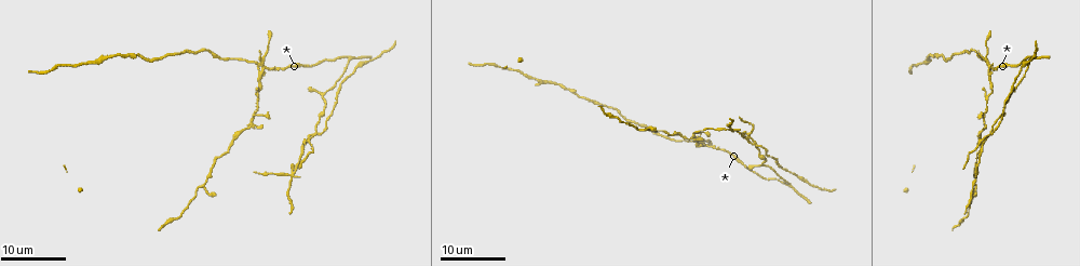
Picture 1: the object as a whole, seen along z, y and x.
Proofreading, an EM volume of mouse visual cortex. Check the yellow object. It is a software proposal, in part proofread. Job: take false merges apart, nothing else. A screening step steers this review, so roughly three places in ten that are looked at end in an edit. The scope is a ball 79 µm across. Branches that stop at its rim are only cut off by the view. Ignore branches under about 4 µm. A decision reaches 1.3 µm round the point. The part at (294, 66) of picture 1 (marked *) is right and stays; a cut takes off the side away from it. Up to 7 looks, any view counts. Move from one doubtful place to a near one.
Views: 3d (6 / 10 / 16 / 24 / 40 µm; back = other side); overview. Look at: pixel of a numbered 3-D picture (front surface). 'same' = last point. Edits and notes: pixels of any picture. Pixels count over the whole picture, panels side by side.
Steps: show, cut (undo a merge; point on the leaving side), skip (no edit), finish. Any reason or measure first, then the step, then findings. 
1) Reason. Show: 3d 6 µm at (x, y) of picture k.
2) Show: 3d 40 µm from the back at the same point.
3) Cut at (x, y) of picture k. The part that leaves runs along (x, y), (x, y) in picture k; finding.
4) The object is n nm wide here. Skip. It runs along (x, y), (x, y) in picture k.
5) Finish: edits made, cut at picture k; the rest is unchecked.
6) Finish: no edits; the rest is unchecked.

Looks like a crossing. Show: 3d 16 µm at (292, 175) of picture 1.

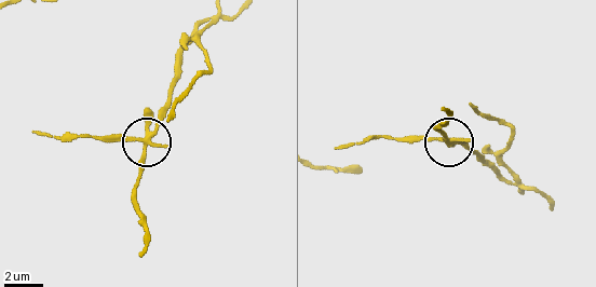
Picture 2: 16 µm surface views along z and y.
Show: 3d 10 µm at (144, 142) of picture 2.

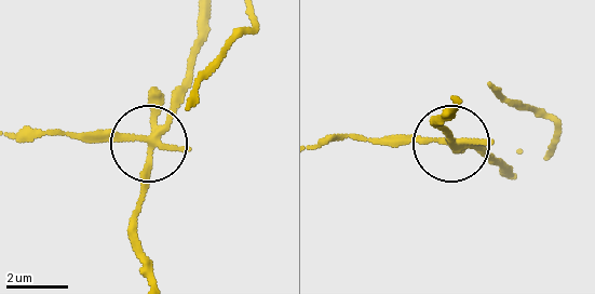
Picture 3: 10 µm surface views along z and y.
The side arm is 6 µm long. Cut at (106, 133) of picture 3. The part that leaves runs along (151, 139), (23, 131) in picture 3; a second neuron is stuck on.

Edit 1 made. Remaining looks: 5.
Show: overview.

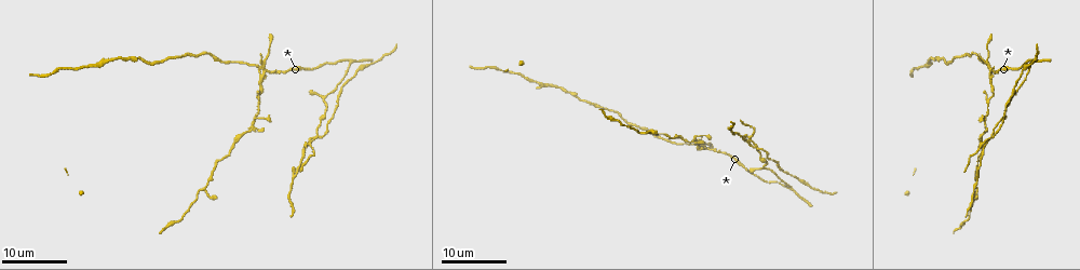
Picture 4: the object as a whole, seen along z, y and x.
Branch point. Show: 3d 24 µm at (260, 68) of picture 4.

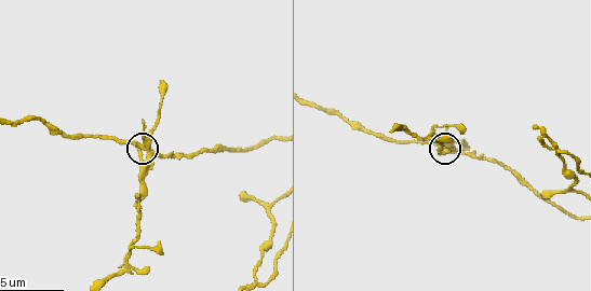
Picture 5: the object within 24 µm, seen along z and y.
Closer look. Show: 3d 10 µm at (140, 151) of picture 5.

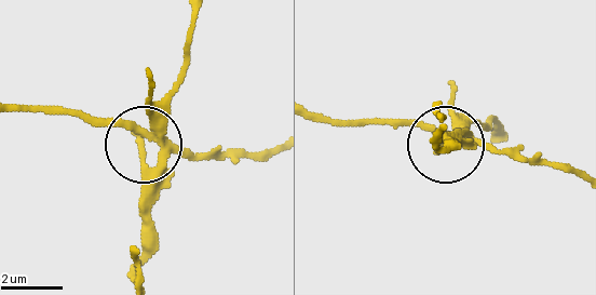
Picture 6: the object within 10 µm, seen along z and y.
The object is 240 nm wide here. Cut at (158, 187) of picture 6. A second neuron is stuck on.

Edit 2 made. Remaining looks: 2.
Finish: edits made, cut at picture 3, cut at picture 6; the rest is unchecked.

